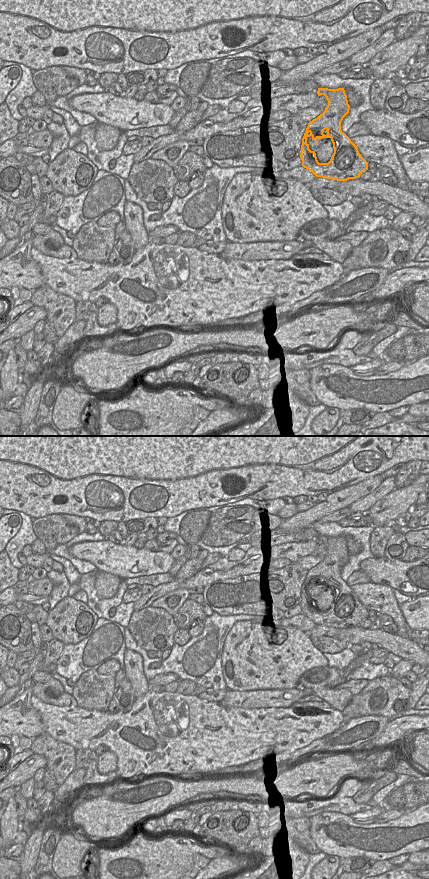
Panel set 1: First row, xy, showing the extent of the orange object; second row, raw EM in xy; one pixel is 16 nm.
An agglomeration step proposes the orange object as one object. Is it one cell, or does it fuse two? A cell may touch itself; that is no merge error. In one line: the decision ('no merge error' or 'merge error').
no merge error

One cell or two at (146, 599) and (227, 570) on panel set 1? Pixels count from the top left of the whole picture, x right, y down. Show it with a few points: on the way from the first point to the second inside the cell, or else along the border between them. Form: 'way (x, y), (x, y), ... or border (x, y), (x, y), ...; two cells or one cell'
way (166, 588), (173, 585), (187, 584), (207, 576); one cell

